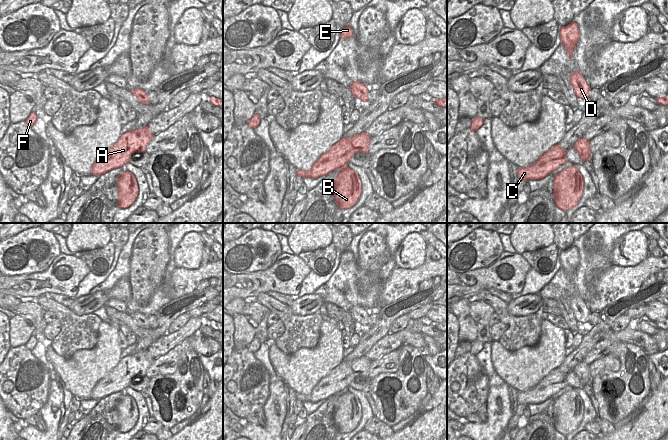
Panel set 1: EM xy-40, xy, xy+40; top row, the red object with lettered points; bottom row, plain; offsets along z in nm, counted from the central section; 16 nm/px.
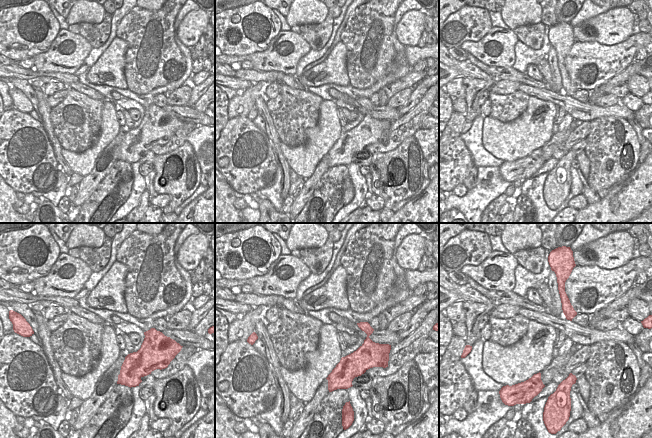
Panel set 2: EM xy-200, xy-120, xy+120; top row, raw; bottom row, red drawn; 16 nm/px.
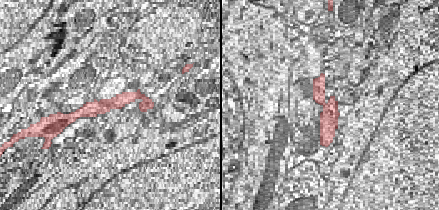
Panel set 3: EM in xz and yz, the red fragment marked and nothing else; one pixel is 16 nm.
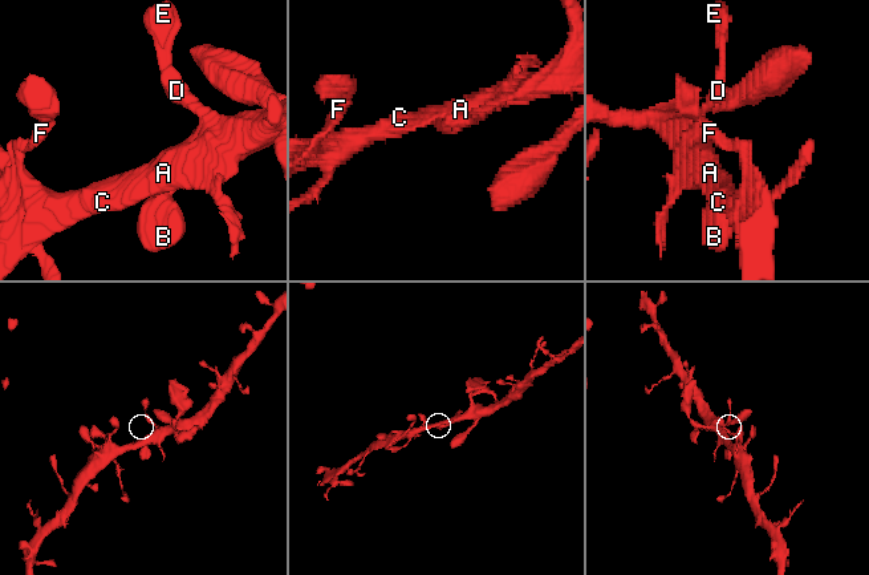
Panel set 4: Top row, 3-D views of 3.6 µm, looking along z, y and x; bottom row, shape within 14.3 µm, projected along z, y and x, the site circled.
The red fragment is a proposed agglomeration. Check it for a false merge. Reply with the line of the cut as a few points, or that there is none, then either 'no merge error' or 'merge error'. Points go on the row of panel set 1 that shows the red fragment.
no cut; no merge error

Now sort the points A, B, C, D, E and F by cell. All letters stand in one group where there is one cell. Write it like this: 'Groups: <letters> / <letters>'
Groups: A B C D E F.

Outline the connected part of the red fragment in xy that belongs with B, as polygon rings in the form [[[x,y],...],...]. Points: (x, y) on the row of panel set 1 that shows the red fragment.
[[[366,132],[343,137],[323,153],[309,171],[296,170],[296,175],[316,179],[339,169],[334,181],[333,196],[339,209],[349,209],[358,202],[362,186],[359,175],[347,163],[356,153],[369,153],[370,140],[371,136]]]

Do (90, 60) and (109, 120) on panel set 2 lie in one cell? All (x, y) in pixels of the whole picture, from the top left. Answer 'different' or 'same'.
different

